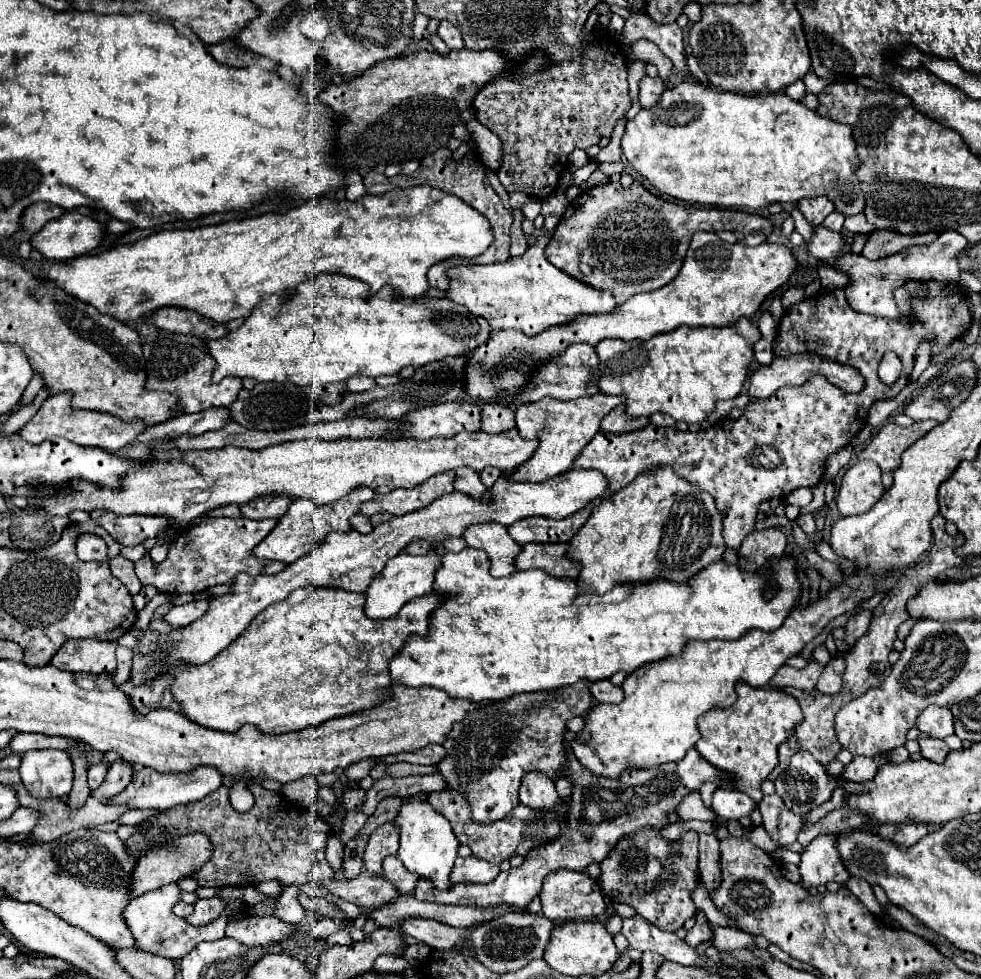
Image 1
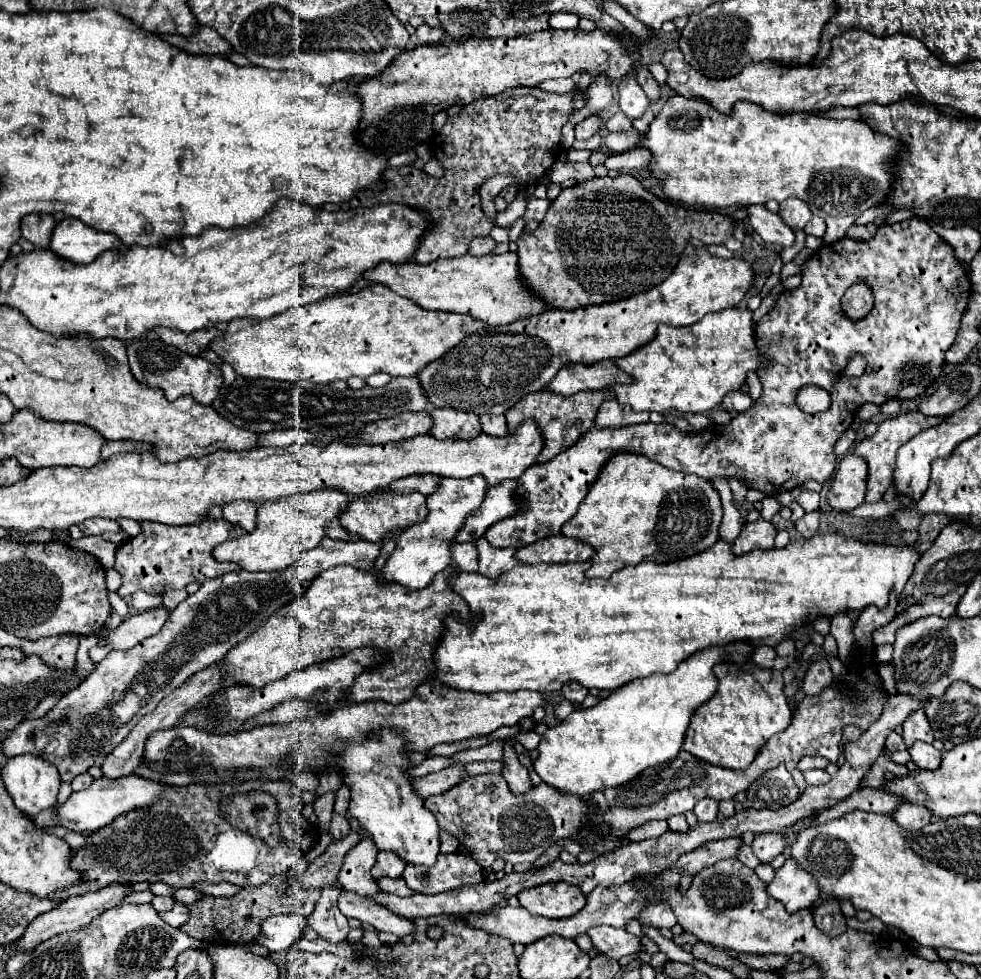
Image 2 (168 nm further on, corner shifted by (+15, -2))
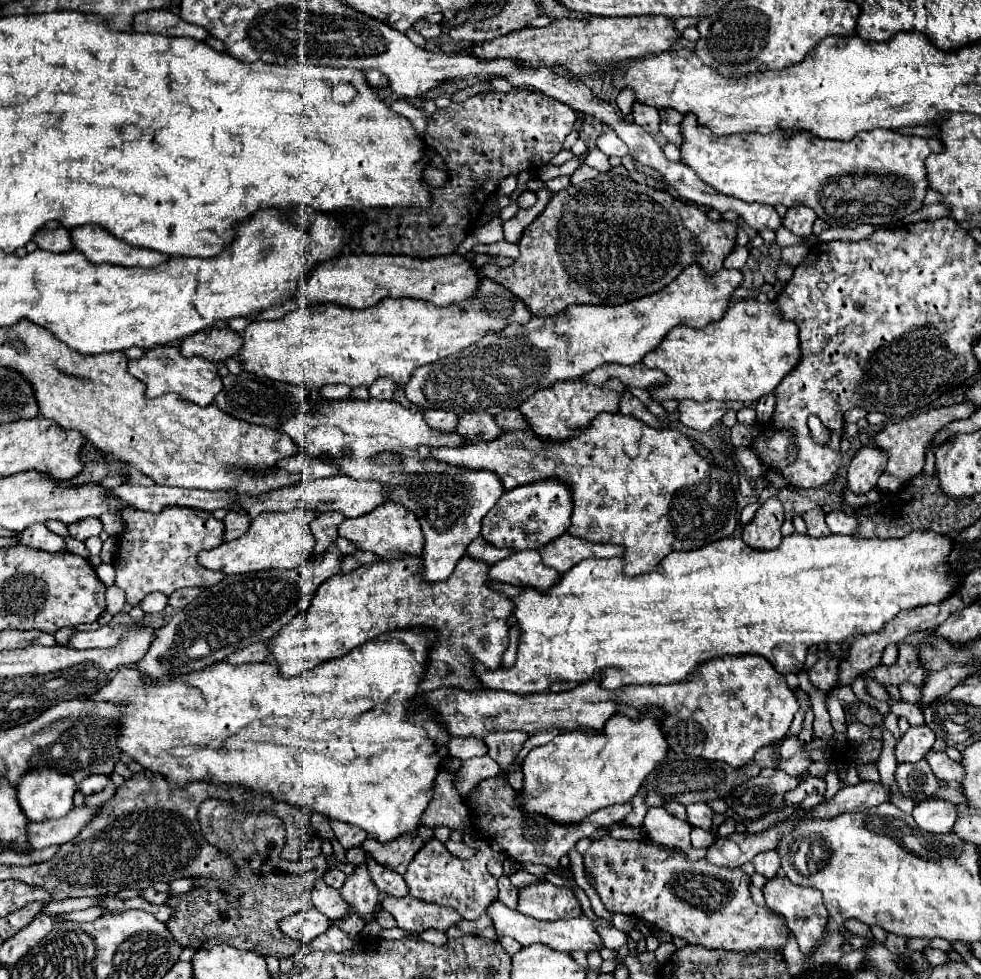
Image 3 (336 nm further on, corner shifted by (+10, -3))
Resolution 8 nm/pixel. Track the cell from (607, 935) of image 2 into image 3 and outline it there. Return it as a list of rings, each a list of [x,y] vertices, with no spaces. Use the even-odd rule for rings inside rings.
[[[502,901],[490,903],[490,907],[486,909],[486,915],[490,917],[498,935],[508,935],[508,937],[516,939],[522,947],[540,943],[540,945],[546,945],[554,951],[568,951],[568,953],[576,951],[576,949],[592,951],[592,949],[602,947],[602,939],[598,937],[592,923],[584,915],[580,915],[578,919],[568,919],[568,921],[538,921],[538,919],[530,919],[530,917],[526,917],[514,909],[508,909]]]

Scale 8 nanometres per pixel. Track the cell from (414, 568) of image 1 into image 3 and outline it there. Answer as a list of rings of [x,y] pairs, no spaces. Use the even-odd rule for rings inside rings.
[[[348,397],[342,401],[330,401],[326,405],[314,405],[310,413],[298,413],[294,417],[282,419],[280,431],[290,435],[306,455],[318,457],[324,463],[338,467],[340,473],[344,473],[356,481],[366,479],[366,481],[378,481],[378,483],[386,485],[390,489],[388,501],[396,501],[402,507],[414,511],[414,515],[418,517],[420,525],[422,525],[422,533],[424,533],[422,575],[430,583],[444,581],[450,577],[456,563],[466,553],[466,547],[480,535],[482,519],[506,491],[502,487],[502,481],[498,479],[498,475],[494,475],[490,471],[466,471],[464,467],[450,467],[448,463],[438,463],[434,457],[422,459],[418,455],[420,445],[430,445],[430,447],[458,447],[460,445],[462,447],[464,441],[456,431],[442,433],[442,431],[428,427],[428,423],[424,423],[424,415],[420,409],[412,409],[412,407],[406,409],[396,401],[380,401],[380,399],[372,399],[372,397],[366,401],[360,401],[360,399]],[[382,453],[390,453],[398,459],[384,461]]]

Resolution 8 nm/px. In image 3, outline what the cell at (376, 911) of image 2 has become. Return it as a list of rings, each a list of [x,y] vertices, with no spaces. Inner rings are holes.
[[[322,877],[316,879],[316,885],[312,889],[312,903],[330,921],[346,915],[346,911],[348,911],[348,905],[338,897],[338,891],[332,889],[332,887],[328,887]]]

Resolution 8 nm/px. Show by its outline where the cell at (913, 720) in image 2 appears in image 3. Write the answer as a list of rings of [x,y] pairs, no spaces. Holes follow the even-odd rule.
[[[910,727],[896,745],[898,763],[914,763],[924,759],[926,751],[932,749],[936,737],[930,727]]]

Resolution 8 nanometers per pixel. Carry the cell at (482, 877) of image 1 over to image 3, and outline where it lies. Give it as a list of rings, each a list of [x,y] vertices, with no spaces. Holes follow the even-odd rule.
[[[432,839],[428,841],[412,859],[412,863],[408,865],[406,873],[404,873],[404,881],[408,885],[408,895],[426,903],[436,903],[442,907],[452,907],[456,909],[462,919],[474,921],[478,919],[486,907],[498,899],[498,885],[496,879],[488,873],[486,863],[490,859],[494,859],[496,847],[490,843],[482,843],[482,851],[478,851],[474,857],[470,857],[468,861],[454,857],[440,841]]]

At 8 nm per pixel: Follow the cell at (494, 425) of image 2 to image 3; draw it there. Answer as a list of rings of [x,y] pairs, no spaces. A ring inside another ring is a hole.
[[[506,409],[502,413],[496,415],[496,423],[504,429],[504,431],[524,431],[530,429],[530,423],[524,419],[524,415],[518,409]]]

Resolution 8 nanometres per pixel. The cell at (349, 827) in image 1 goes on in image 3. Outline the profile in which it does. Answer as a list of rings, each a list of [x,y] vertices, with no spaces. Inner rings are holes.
[[[330,821],[330,827],[332,827],[336,839],[340,841],[340,845],[344,849],[352,849],[366,839],[366,831],[354,827],[354,825],[348,825],[348,823],[342,823],[342,821]]]

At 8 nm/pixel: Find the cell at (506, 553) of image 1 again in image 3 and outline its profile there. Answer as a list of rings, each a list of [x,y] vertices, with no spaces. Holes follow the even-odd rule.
[[[518,551],[508,559],[498,561],[490,567],[490,579],[506,581],[522,587],[532,587],[540,593],[546,593],[560,581],[560,575],[546,567],[538,551]]]

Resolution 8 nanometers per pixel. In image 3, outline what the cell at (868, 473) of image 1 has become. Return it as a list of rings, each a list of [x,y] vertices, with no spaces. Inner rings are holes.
[[[872,443],[864,445],[848,467],[848,489],[856,495],[864,495],[876,487],[878,477],[884,473],[888,463],[888,453]]]

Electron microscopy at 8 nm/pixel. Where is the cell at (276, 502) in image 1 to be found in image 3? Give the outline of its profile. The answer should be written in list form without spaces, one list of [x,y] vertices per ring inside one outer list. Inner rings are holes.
[[[230,511],[230,513],[224,517],[224,537],[222,537],[222,541],[238,539],[238,535],[246,533],[248,527],[250,527],[250,519],[248,519],[246,515],[240,515],[240,513]]]

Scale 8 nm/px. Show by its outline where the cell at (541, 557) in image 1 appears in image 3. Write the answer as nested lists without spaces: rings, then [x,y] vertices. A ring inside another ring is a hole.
[[[562,535],[554,543],[548,543],[546,547],[540,549],[542,561],[556,569],[558,573],[566,573],[570,567],[578,565],[580,561],[588,557],[622,557],[624,547],[618,545],[600,545],[600,543],[588,543],[584,539],[572,537],[572,535]]]

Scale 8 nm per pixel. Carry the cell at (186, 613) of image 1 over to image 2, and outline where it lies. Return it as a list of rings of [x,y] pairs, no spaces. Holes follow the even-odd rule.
[[[153,608],[141,614],[133,614],[131,618],[125,618],[123,624],[115,630],[101,630],[99,636],[107,638],[107,648],[109,650],[125,650],[135,646],[137,642],[157,634],[161,630],[161,626],[169,620],[169,614],[173,610],[169,608]]]

